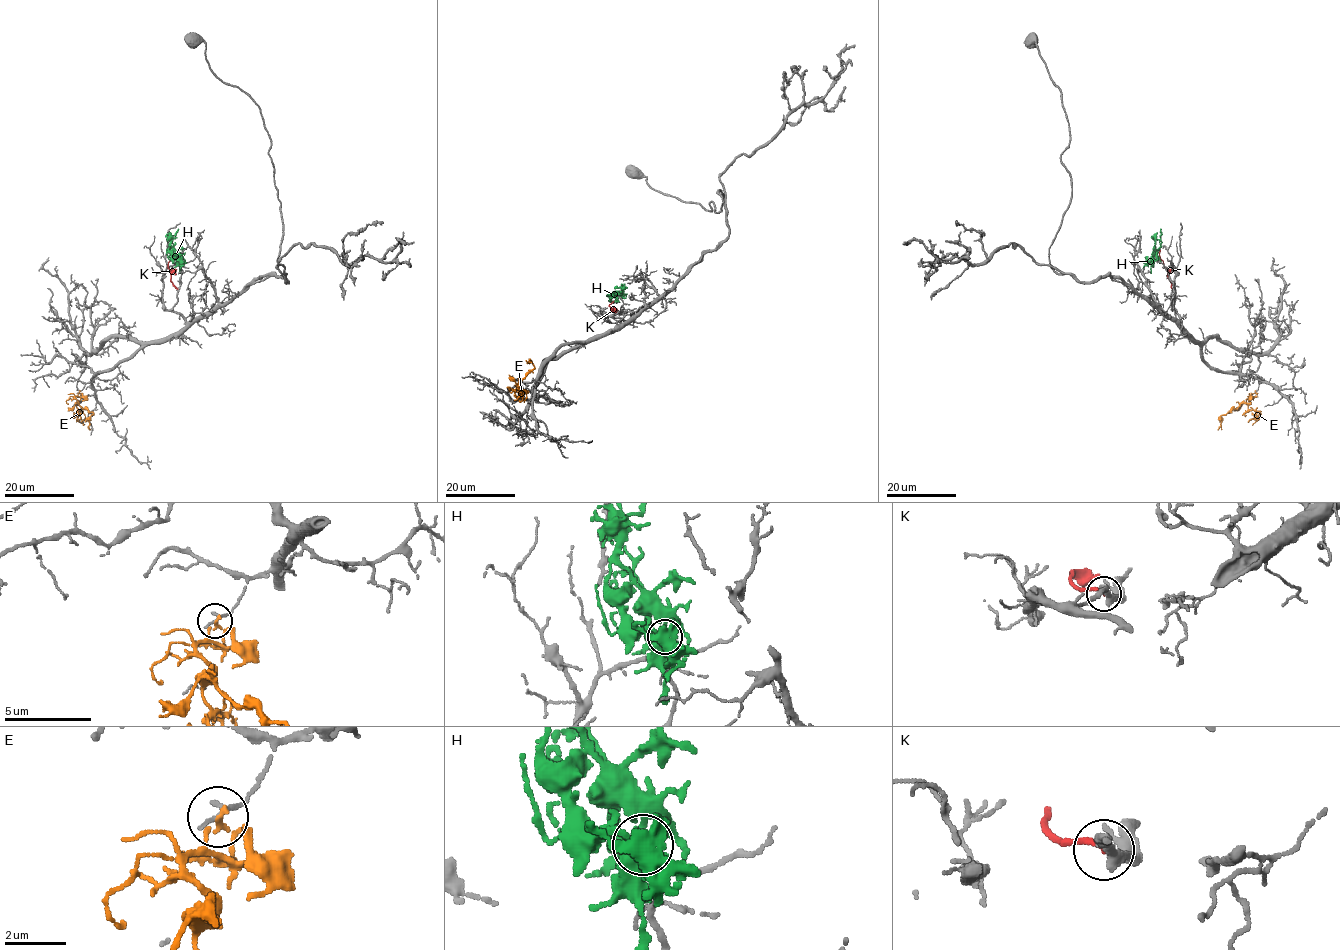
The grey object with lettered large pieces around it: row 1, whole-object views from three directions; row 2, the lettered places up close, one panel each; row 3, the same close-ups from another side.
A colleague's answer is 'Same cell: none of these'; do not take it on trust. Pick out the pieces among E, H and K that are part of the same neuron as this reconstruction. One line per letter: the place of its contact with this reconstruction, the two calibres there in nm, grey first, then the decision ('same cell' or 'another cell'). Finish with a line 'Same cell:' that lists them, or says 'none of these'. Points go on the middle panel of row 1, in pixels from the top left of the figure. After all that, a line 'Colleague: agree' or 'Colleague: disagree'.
E: meets grey at (520, 396); 150 nm thick on the grey side, 150 nm on the other; another cell
H: meets grey at (621, 298); 240 nm thick on the grey side, 240 nm on the other; another cell
K: meets grey at (618, 313); 360 nm thick on the grey side, 180 nm on the other; another cell
Same cell: none of these
Colleague: agree

